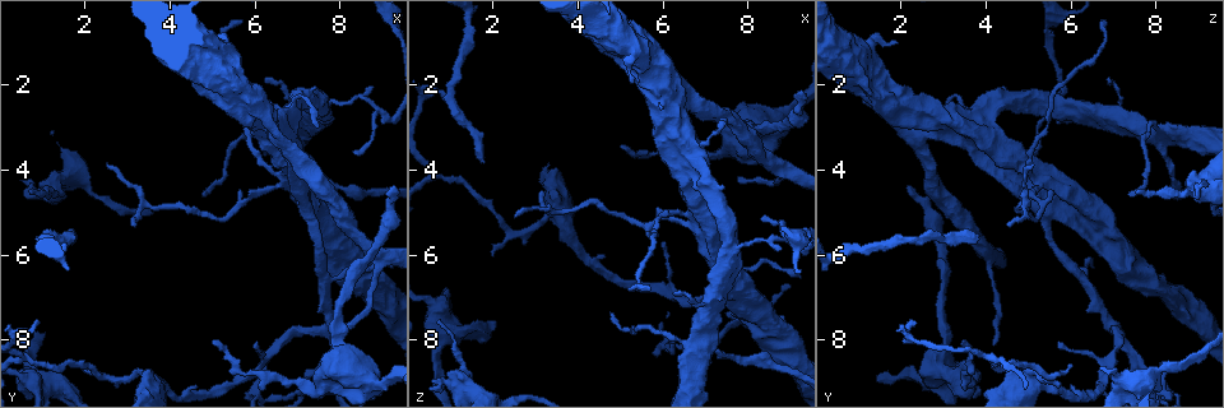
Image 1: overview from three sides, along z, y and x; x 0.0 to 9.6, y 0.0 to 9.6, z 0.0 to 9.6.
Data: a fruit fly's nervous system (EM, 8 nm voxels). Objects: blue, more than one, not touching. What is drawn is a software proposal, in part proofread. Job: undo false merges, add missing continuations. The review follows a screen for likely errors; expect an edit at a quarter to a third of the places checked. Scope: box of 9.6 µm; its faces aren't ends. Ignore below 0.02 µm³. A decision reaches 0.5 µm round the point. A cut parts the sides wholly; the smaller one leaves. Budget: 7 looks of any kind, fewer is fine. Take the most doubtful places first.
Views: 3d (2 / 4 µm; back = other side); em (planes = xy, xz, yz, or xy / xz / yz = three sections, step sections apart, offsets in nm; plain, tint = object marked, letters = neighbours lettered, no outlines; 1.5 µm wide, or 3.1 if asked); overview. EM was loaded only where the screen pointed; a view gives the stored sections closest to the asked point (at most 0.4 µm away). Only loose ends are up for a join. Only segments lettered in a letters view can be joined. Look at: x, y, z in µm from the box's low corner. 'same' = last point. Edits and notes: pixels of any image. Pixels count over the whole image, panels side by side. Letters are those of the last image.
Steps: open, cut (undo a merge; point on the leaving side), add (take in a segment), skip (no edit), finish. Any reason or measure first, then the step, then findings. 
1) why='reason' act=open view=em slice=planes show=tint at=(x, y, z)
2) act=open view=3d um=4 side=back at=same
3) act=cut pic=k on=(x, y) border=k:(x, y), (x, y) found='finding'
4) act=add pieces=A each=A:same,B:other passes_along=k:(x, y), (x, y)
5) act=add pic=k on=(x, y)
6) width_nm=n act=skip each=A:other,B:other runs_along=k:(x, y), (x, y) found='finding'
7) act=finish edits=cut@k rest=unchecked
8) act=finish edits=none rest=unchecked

why='thin end' act=open view=em slice=planes show=letters at=(0.95, 7.60, 2.35)

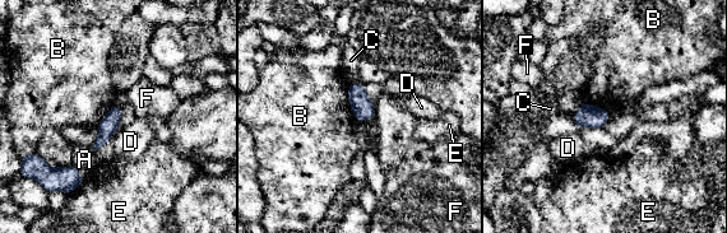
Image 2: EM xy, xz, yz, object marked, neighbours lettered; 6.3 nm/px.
act=skip each=A:other,B:other,C:other,D:other,E:other,F:other found='no lettered segment goes on from it'

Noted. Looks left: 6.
why='thick turns thin' act=open view=em slice=yz step=4 show=letters at=(6.95, 9.05, 3.70)

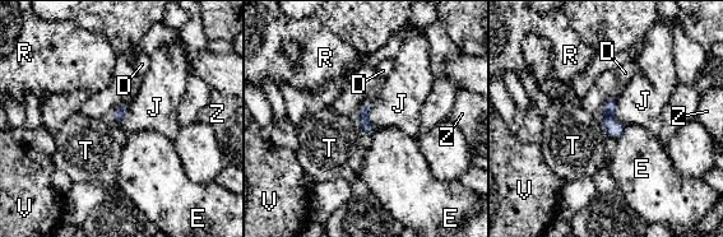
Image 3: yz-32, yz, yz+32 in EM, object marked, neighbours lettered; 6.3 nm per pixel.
act=open view=em slice=planes show=letters at=same

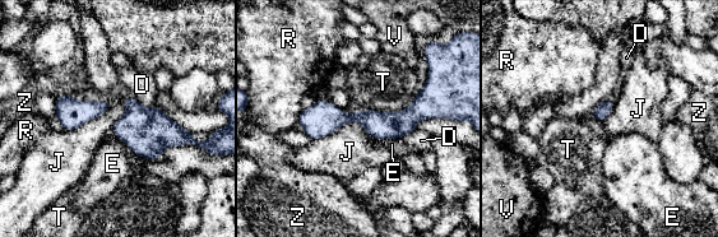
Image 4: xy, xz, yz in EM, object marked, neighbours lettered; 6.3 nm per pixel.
width_nm=90 act=skip each=D:other,E:other,J:other,R:other,T:other,V:other,Z:other border=4:(371, 136), (352, 120), (313, 139) found='all the same neuron'

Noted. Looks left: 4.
why='thick end' act=open view=3d um=4 at=(6.85, 4.05, 3.85)

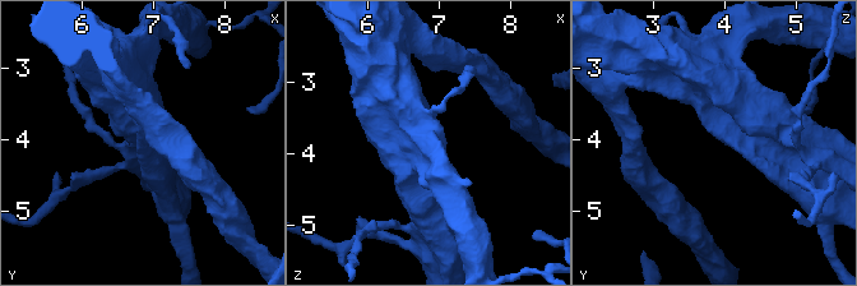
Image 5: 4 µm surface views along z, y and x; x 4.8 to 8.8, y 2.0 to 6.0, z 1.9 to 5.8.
why='need the tissue' act=open view=em slice=xy step=4 show=tint at=(6.85, 4.00, 3.90)

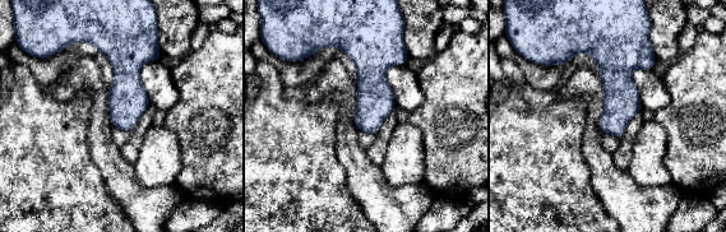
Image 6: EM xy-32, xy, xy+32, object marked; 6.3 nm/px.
act=open view=em slice=planes show=letters at=same

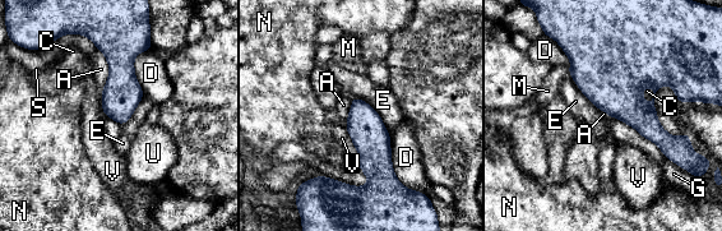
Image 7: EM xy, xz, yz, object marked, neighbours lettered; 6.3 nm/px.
act=skip each=A:other,C:other,D:other,E:other,G:other,M:other,N:other,S:other,U:other,V:other border=7:(351, 96), (379, 115), (390, 137) found='no lettered segment goes on from it'

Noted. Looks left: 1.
act=finish edits=none rest=unchecked

